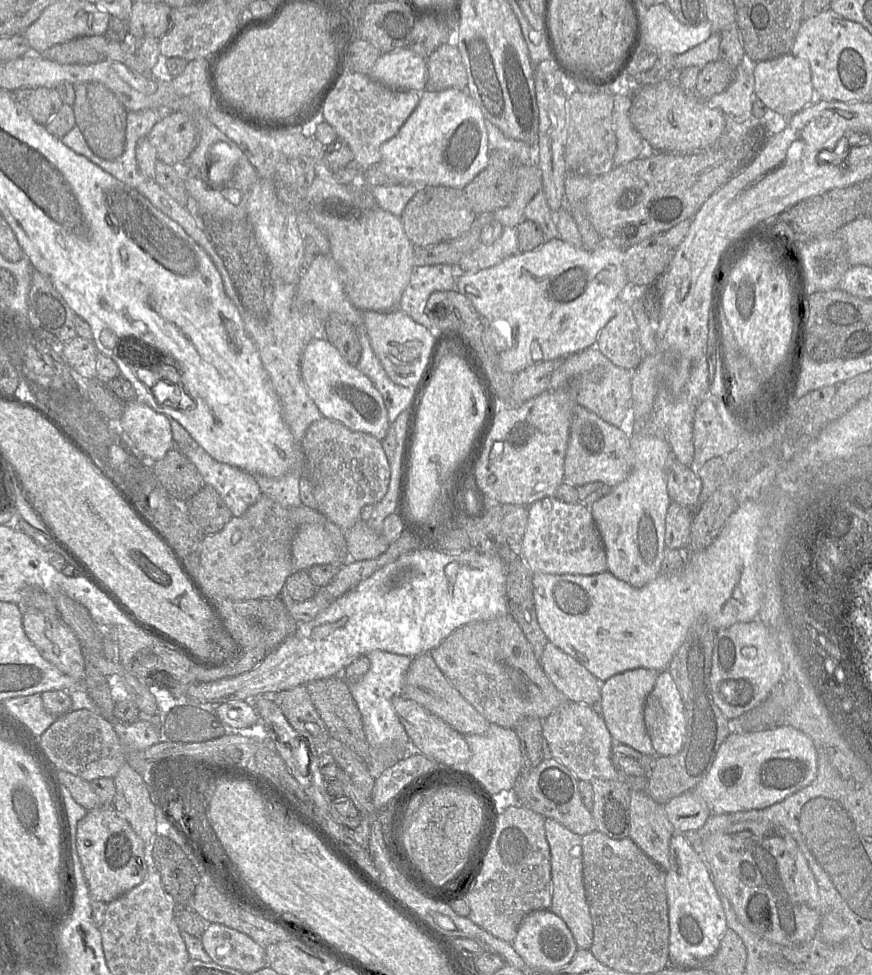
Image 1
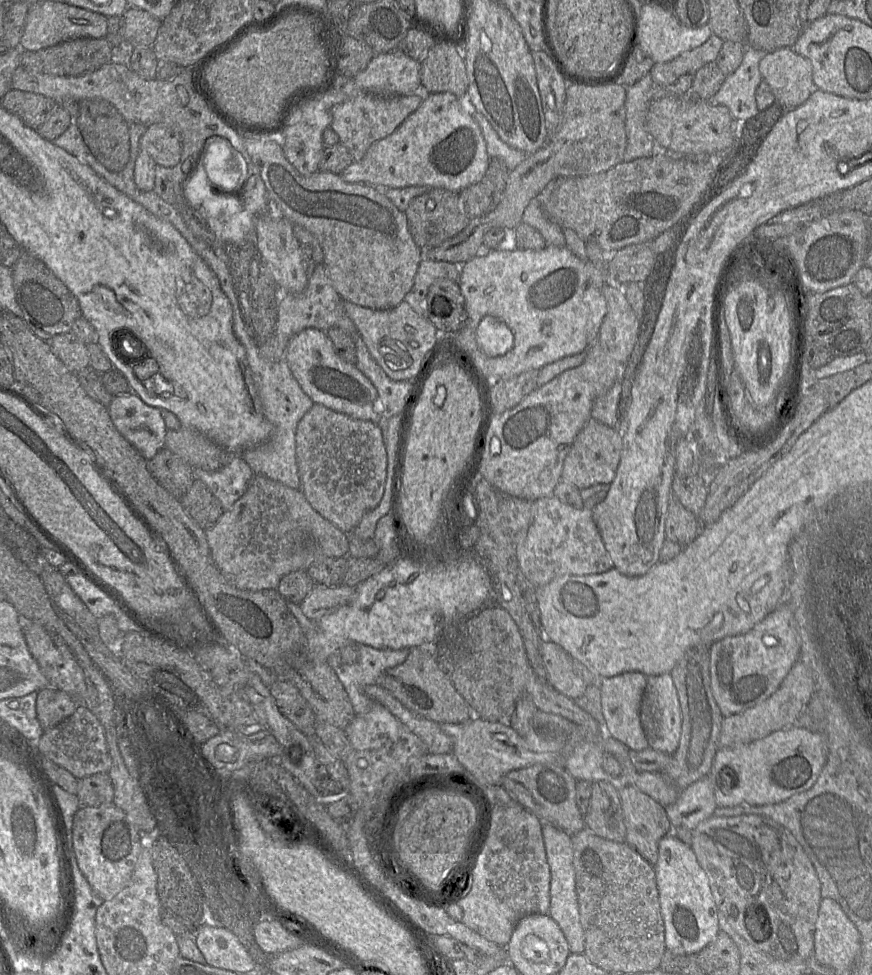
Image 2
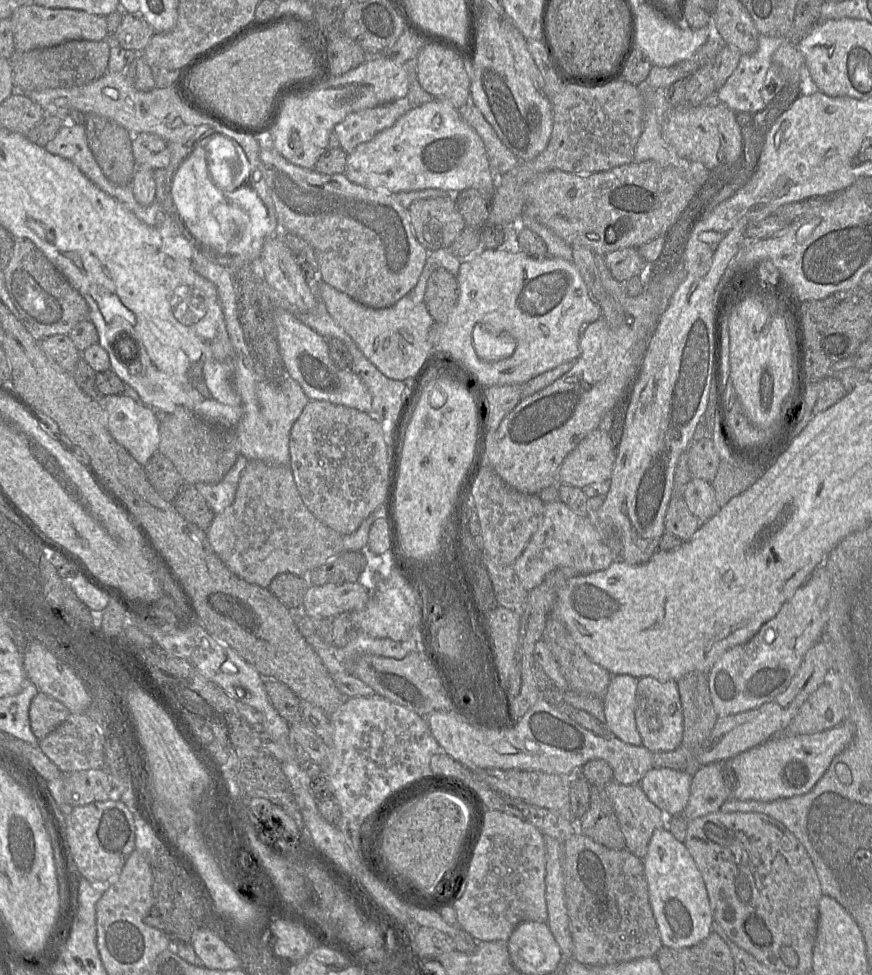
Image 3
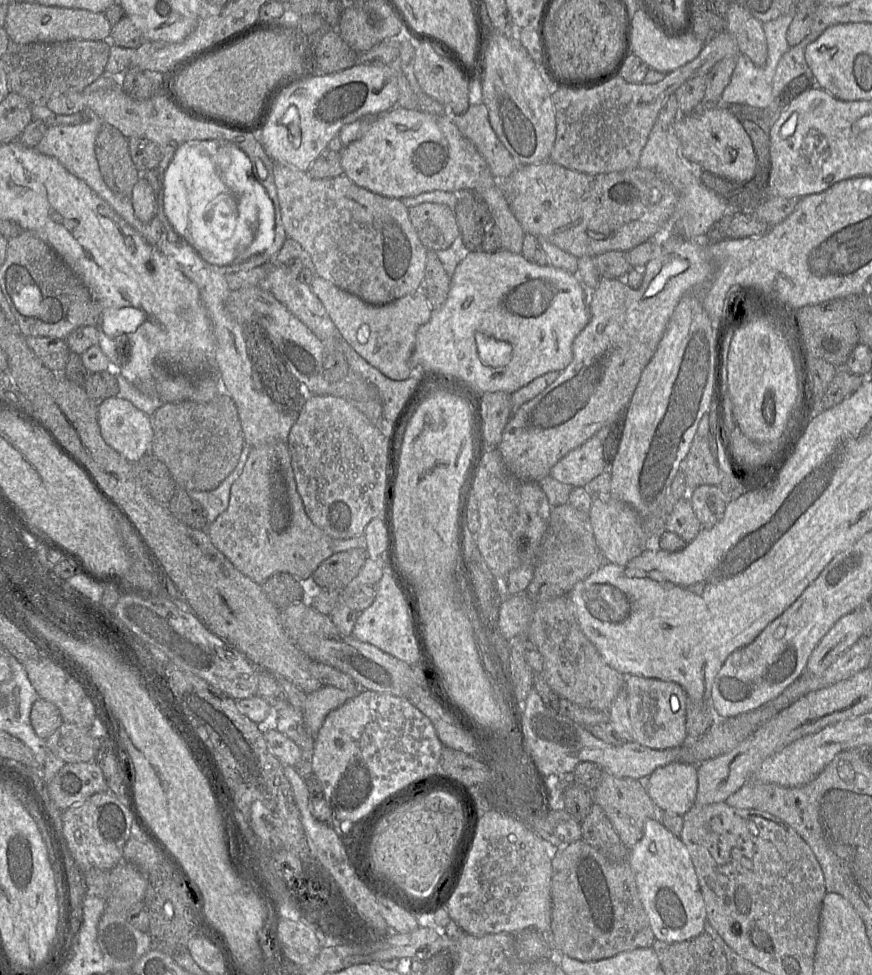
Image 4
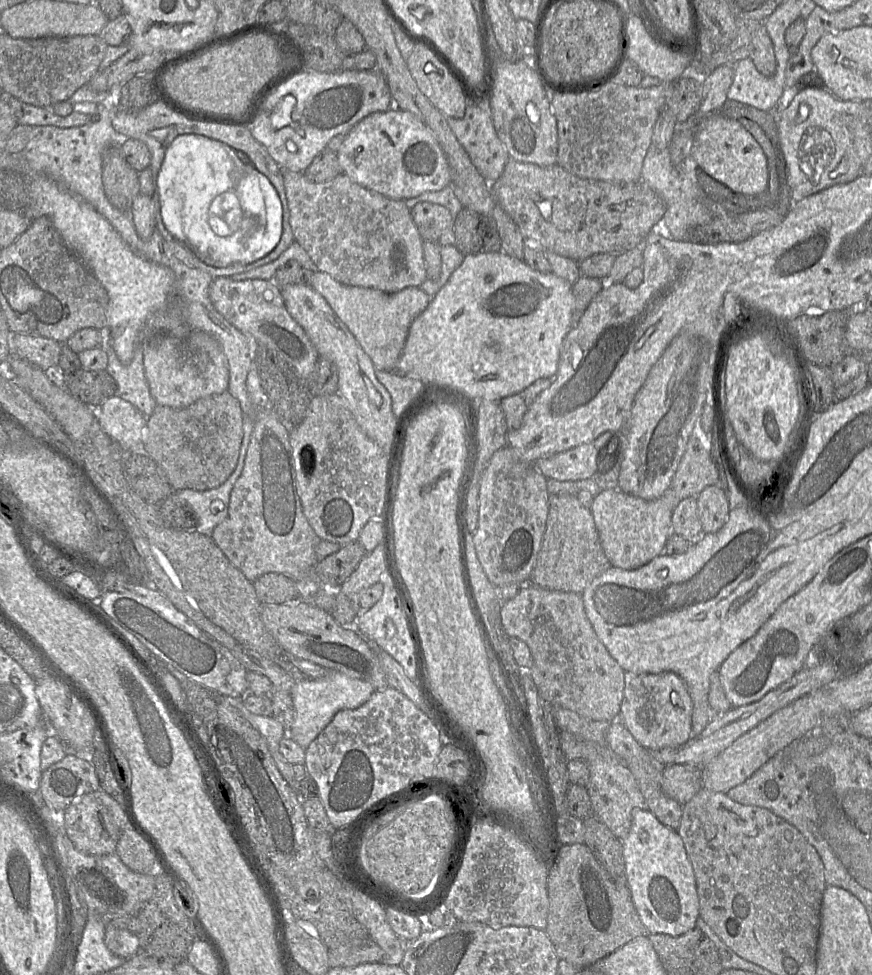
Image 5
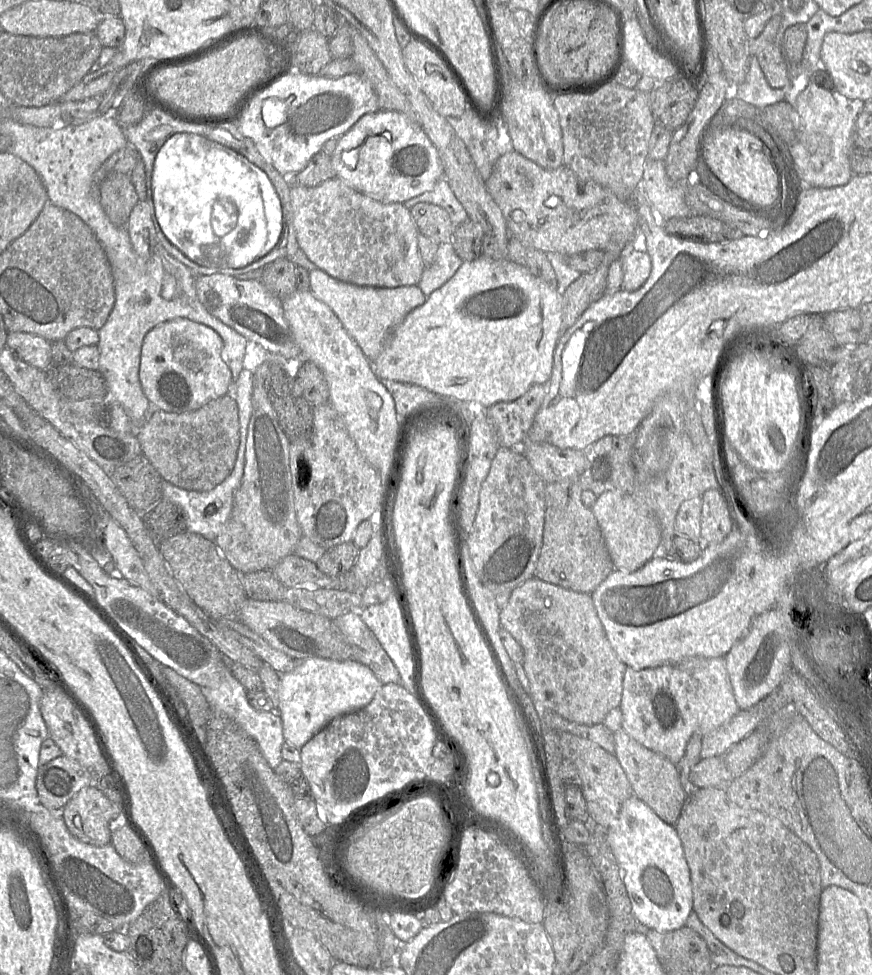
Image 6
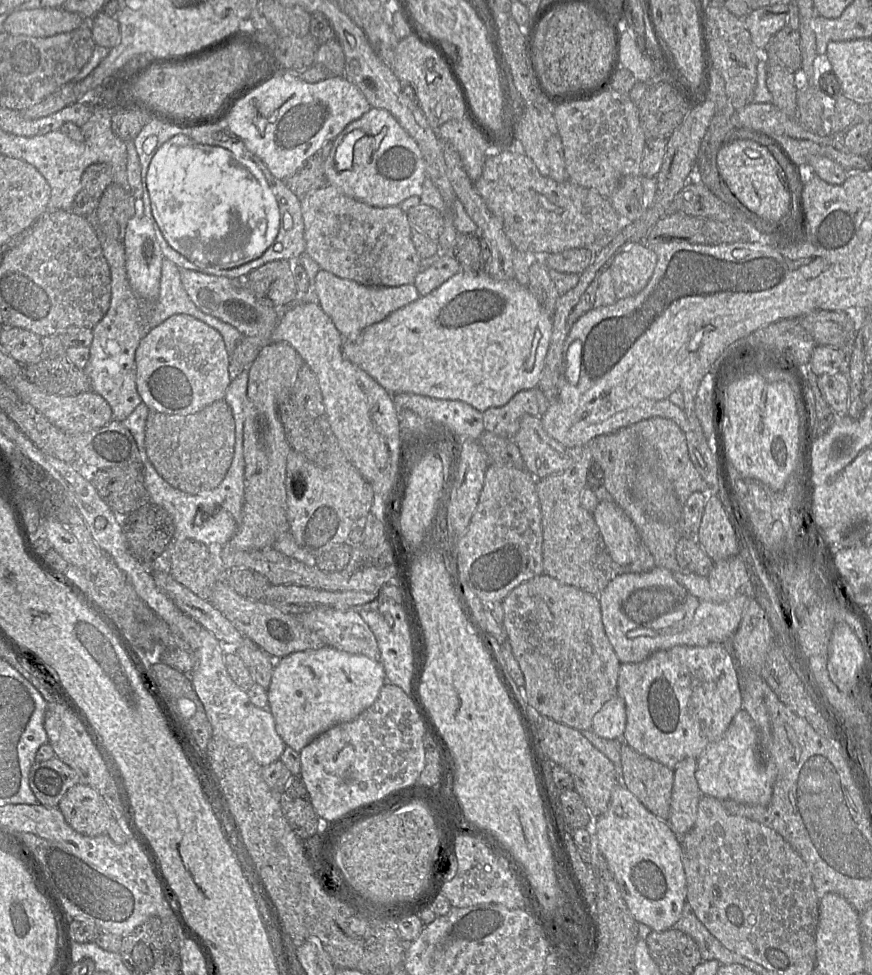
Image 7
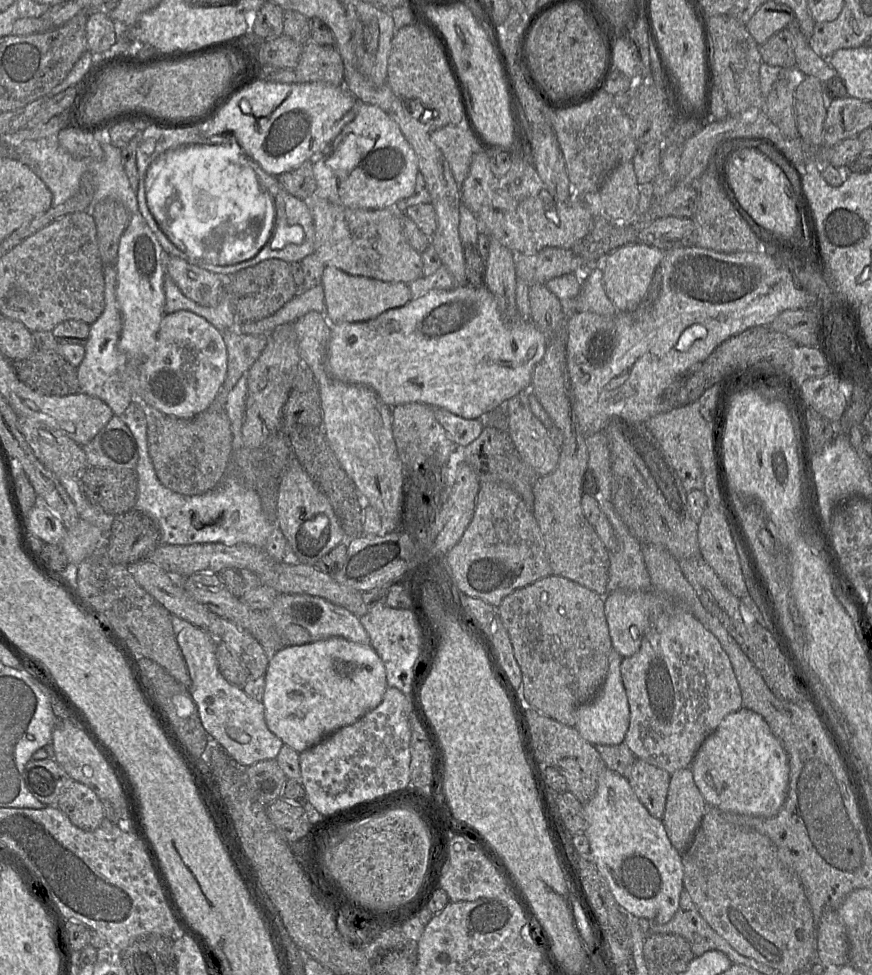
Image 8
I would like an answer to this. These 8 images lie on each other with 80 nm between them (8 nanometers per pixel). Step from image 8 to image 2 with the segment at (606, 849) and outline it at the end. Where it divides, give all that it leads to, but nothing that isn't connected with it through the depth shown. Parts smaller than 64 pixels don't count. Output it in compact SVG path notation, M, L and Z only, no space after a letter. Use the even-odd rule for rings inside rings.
M672 833L659 841L659 855L654 864L659 901L665 927L666 949L673 954L692 954L707 946L720 931L718 910L708 877L691 846Z

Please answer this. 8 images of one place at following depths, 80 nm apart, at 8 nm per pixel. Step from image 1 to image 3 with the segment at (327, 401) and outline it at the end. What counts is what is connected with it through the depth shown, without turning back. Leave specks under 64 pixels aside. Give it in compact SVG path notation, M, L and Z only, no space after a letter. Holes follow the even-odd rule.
M275 309L276 337L287 375L295 379L310 400L328 401L333 404L370 413L372 396L360 377L352 370L335 366L329 356L327 340L303 324L292 312Z

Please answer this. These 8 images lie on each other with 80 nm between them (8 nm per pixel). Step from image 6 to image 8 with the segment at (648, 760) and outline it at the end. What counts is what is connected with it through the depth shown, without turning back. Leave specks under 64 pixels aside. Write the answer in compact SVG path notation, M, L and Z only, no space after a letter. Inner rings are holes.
M636 759L628 781L648 812L662 820L666 808L670 773L642 759Z

